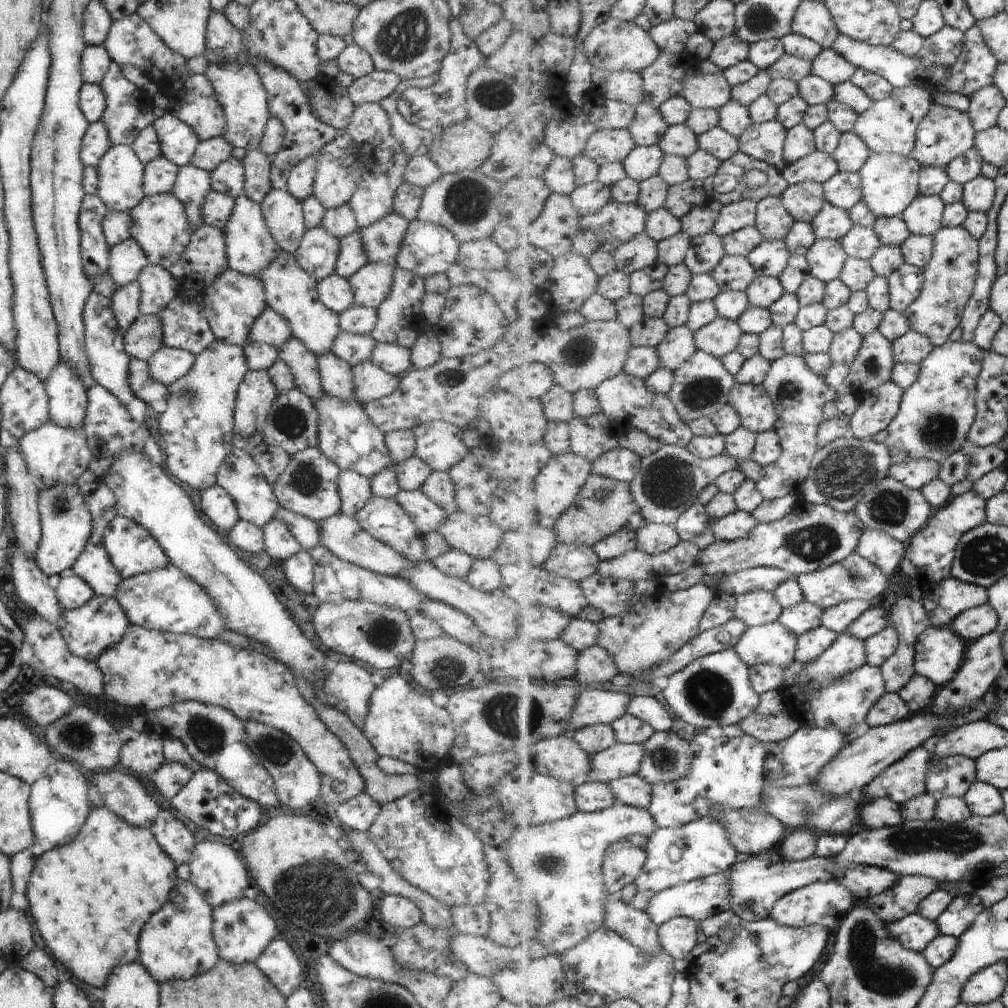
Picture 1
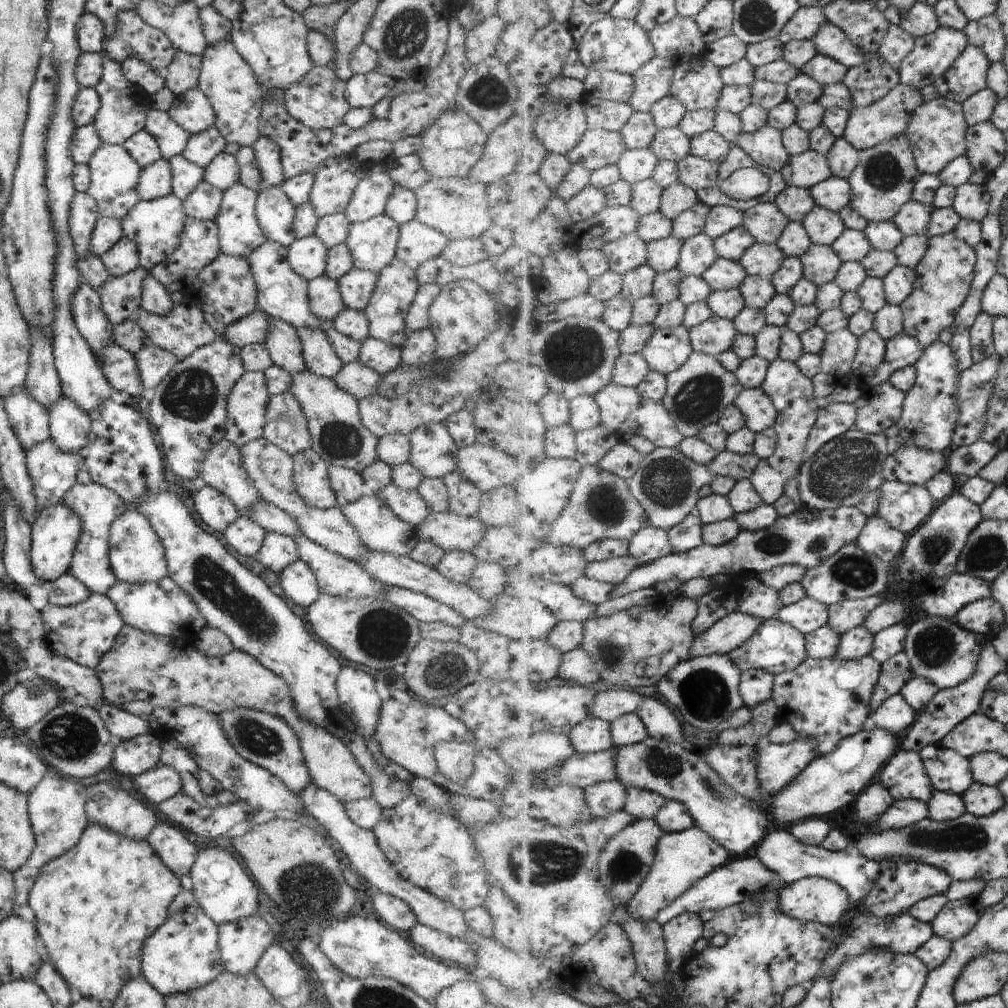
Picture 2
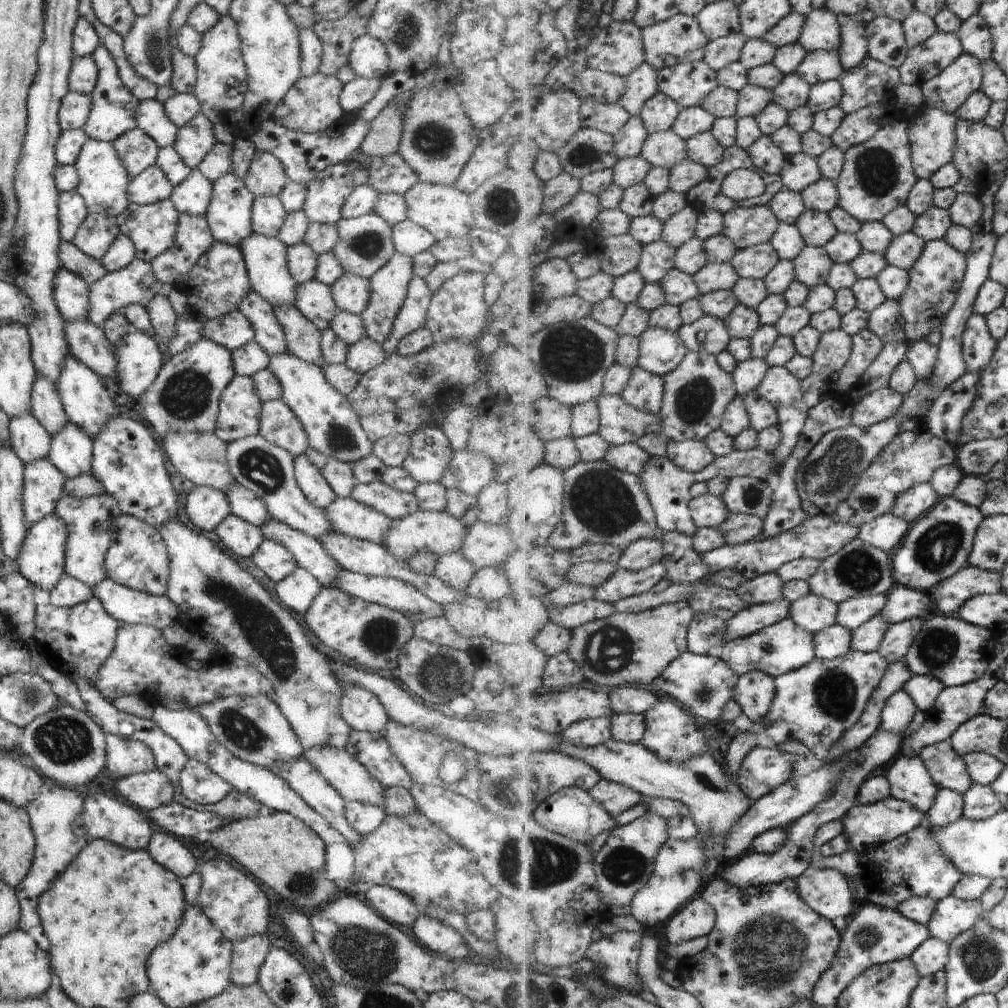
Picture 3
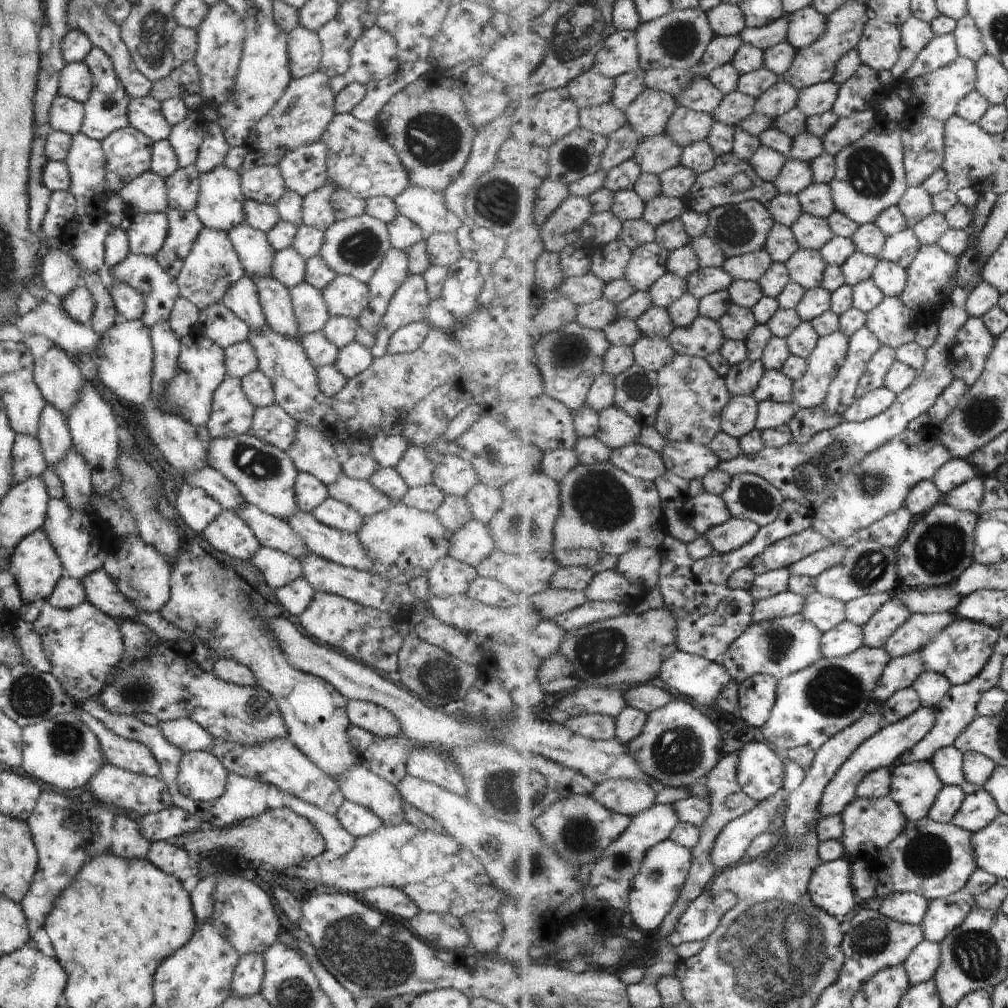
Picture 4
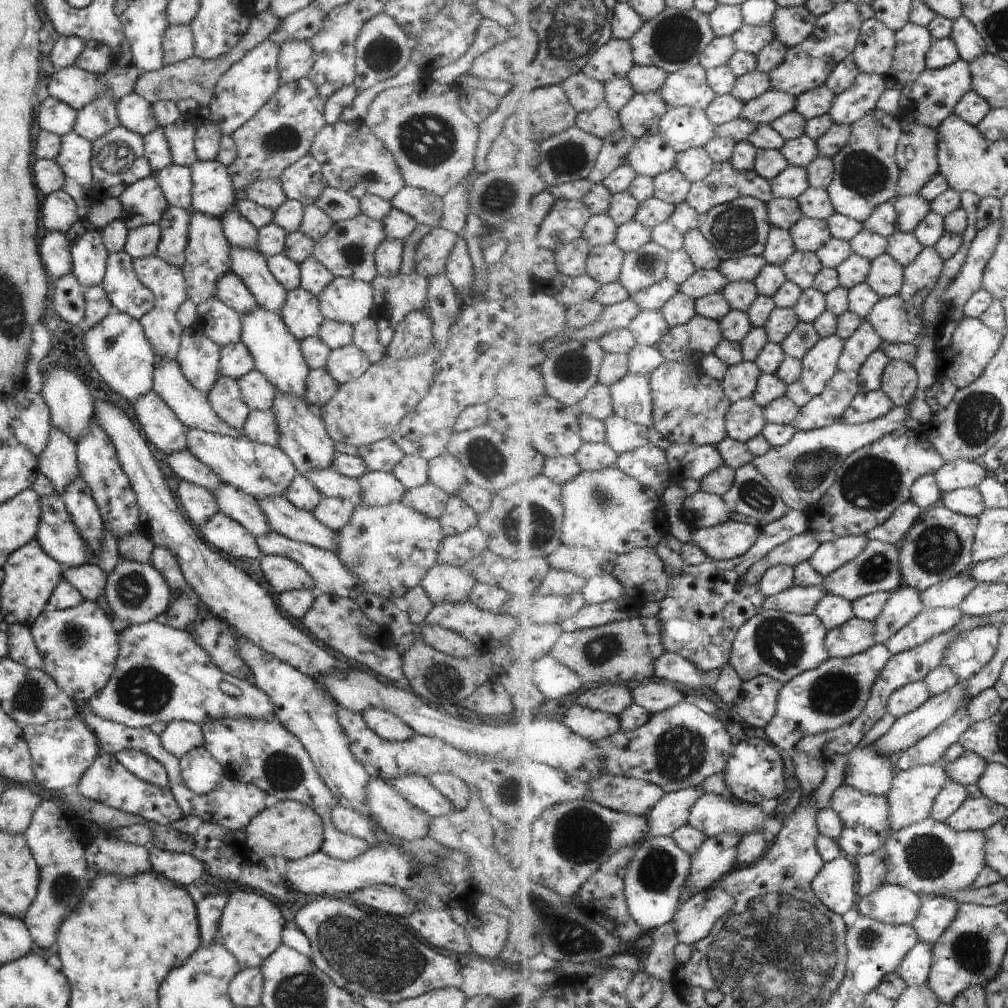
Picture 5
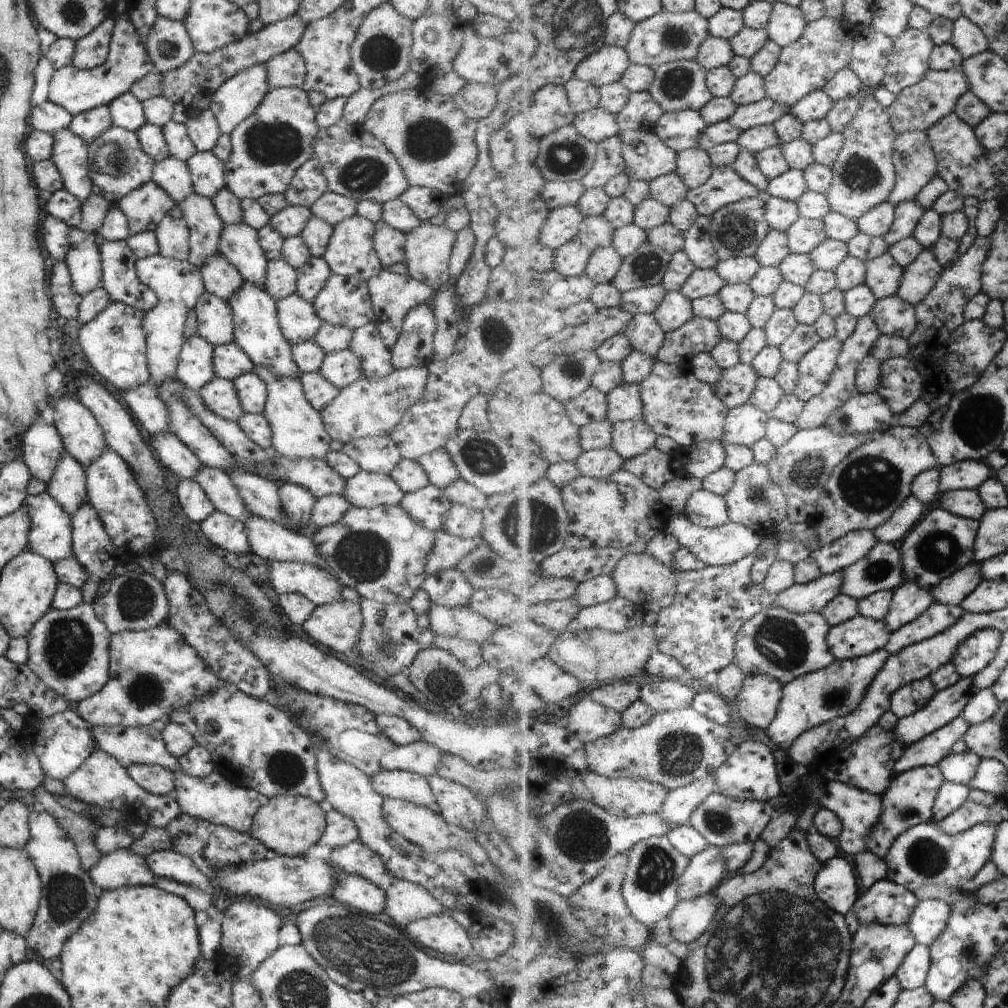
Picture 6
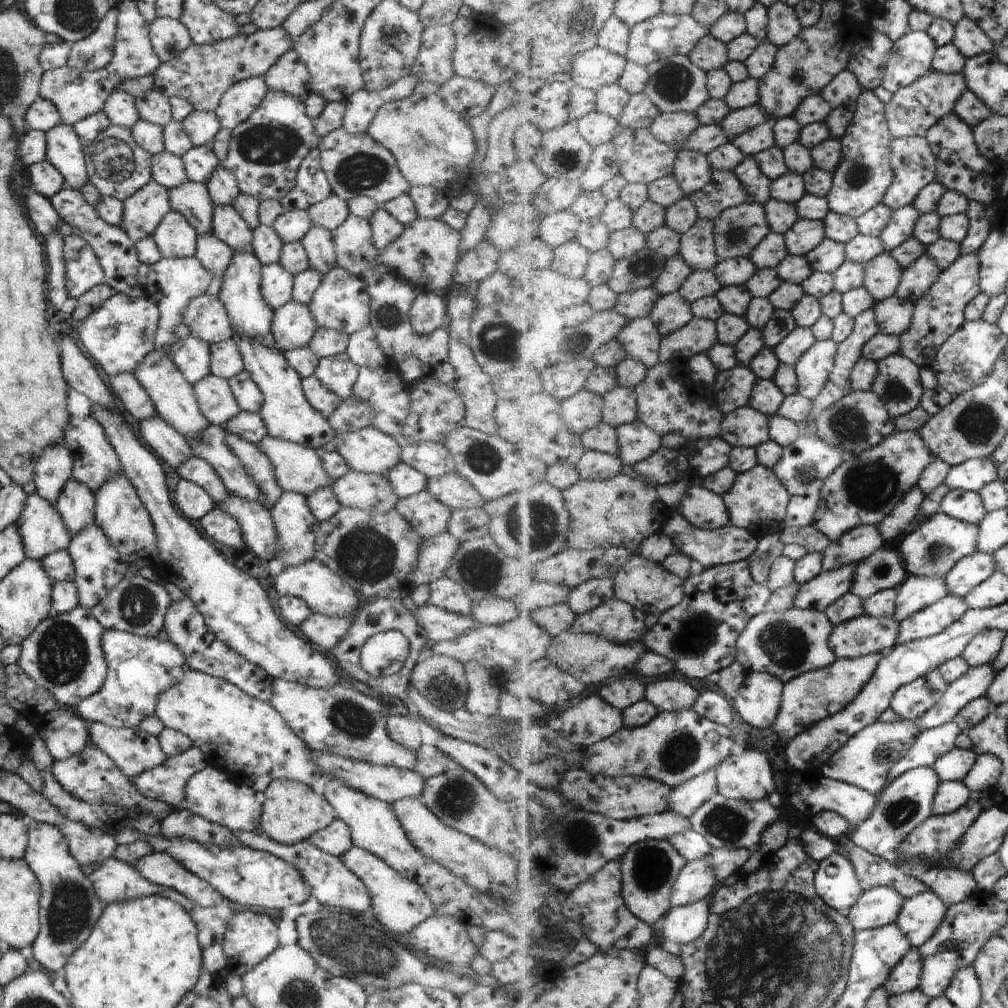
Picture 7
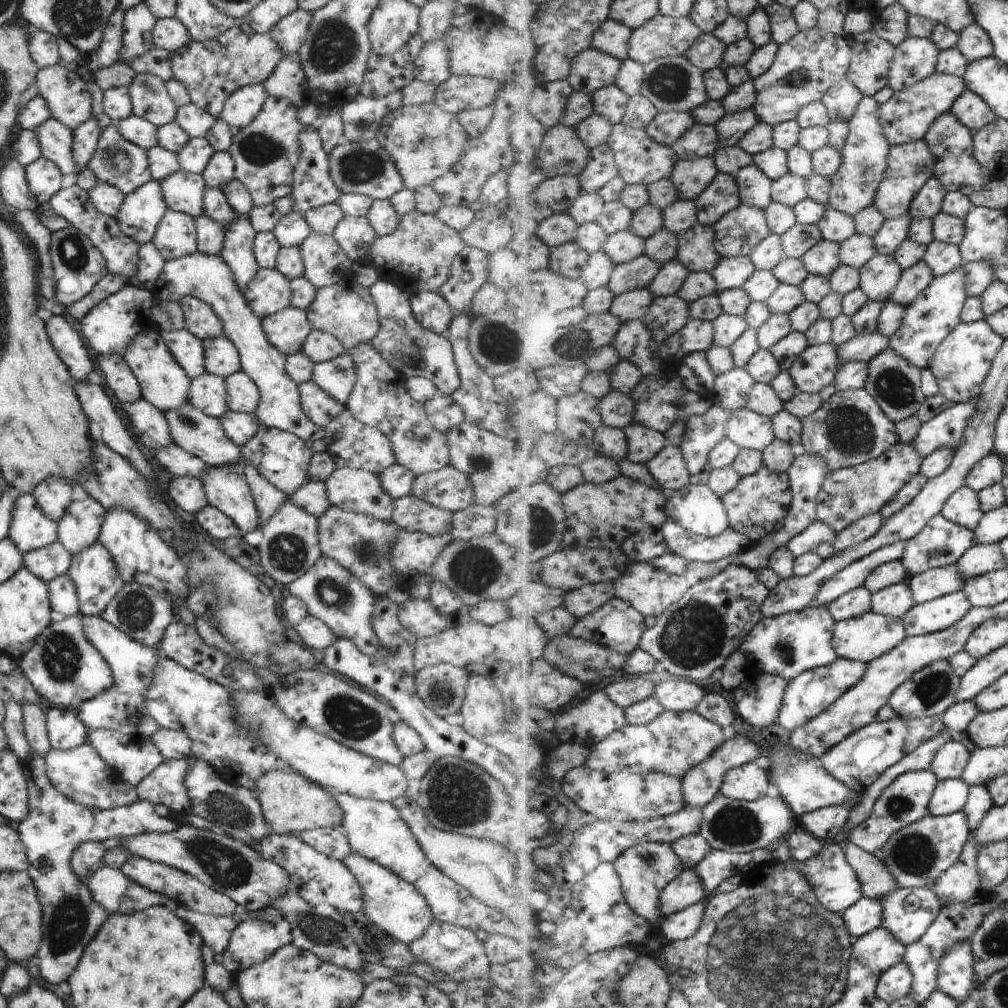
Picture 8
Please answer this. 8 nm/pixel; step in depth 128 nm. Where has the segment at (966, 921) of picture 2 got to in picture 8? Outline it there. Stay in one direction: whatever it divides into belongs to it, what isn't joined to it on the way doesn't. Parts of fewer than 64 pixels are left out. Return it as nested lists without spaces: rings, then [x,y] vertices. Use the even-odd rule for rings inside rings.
[[[900,887],[879,900],[884,906],[883,928],[889,930],[906,947],[924,936],[943,908],[936,891],[927,887]]]

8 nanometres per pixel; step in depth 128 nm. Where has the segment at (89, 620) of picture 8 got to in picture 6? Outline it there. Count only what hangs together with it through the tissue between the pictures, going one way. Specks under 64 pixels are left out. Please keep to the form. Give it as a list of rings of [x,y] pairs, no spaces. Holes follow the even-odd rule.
[[[166,621],[159,626],[142,631],[125,631],[109,636],[109,662],[107,682],[95,694],[72,706],[79,718],[94,726],[122,726],[137,728],[151,725],[153,720],[165,720],[168,710],[187,706],[195,698],[214,690],[220,680],[211,674],[197,658],[195,650],[183,642],[179,632]]]

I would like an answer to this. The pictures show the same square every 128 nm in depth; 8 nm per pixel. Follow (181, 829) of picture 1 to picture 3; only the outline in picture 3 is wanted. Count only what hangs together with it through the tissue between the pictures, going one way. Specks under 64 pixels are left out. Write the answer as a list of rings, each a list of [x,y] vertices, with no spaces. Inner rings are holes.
[[[163,831],[153,832],[146,851],[159,866],[177,878],[185,878],[196,872],[197,862],[191,852],[171,835]]]

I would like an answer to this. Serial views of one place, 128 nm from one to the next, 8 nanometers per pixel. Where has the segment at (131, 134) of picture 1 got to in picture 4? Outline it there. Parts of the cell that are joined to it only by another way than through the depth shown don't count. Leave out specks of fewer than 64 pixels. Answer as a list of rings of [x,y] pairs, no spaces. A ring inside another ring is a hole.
[[[92,47],[82,61],[91,75],[91,90],[89,98],[83,103],[83,122],[81,122],[80,133],[87,138],[100,141],[109,136],[113,130],[129,125],[125,110],[130,96],[123,90],[110,58],[100,48]]]

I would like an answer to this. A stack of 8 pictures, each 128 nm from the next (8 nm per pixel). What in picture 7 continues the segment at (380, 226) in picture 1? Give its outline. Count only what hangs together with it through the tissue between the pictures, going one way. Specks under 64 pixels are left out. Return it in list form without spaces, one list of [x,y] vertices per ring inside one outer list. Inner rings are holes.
[[[349,214],[330,233],[335,248],[337,267],[361,278],[370,274],[371,268],[377,264],[377,249],[373,244],[367,220]]]

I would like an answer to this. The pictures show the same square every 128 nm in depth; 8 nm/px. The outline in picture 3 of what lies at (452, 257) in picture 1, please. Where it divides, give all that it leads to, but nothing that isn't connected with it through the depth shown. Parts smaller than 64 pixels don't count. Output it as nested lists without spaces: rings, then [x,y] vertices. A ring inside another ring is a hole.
[[[407,219],[392,225],[391,240],[396,252],[408,257],[428,251],[429,246],[436,242],[428,230]]]

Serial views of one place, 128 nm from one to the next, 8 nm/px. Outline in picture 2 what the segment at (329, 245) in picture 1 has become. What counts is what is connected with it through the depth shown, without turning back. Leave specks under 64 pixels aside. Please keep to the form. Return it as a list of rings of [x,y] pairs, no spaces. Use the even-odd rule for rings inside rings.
[[[314,235],[296,239],[286,250],[291,270],[305,281],[324,274],[328,249]]]

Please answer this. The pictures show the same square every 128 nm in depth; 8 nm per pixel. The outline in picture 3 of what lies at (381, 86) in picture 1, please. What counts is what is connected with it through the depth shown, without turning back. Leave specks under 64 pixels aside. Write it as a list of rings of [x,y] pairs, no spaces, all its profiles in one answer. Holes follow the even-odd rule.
[[[354,76],[347,84],[344,84],[338,101],[345,116],[354,117],[373,98],[377,88],[379,88],[378,79],[367,80],[358,76]]]

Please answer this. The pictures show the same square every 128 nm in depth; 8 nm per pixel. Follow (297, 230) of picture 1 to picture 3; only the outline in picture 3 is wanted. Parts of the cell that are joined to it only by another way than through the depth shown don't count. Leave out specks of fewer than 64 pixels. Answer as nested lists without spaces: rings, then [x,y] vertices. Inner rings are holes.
[[[258,196],[251,206],[251,230],[255,234],[276,237],[287,212],[276,196]]]

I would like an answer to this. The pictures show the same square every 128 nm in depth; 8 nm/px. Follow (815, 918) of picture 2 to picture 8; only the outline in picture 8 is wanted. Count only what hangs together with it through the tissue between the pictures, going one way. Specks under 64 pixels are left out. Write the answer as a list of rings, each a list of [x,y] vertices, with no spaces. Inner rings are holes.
[[[834,840],[824,841],[823,848],[815,853],[815,856],[809,858],[807,862],[799,862],[799,868],[809,879],[817,900],[834,913],[842,915],[847,908],[851,908],[864,897],[864,890],[859,884],[860,878],[857,878],[856,870],[849,864],[844,847]]]

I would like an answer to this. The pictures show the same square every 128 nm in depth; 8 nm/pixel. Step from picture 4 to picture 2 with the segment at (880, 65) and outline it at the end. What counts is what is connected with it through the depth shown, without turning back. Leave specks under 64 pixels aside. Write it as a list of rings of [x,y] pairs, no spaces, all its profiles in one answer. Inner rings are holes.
[[[898,23],[892,24],[888,34],[885,36],[884,42],[879,48],[879,57],[886,61],[895,71],[900,71],[902,63],[917,45],[916,37],[904,30]]]

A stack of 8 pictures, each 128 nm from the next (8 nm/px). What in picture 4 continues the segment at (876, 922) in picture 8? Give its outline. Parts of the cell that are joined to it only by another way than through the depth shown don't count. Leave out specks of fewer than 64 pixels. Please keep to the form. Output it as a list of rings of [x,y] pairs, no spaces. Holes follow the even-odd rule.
[[[897,892],[887,898],[875,896],[864,906],[881,912],[887,918],[897,919],[897,922],[922,925],[929,910],[930,900],[924,895],[911,892]]]

